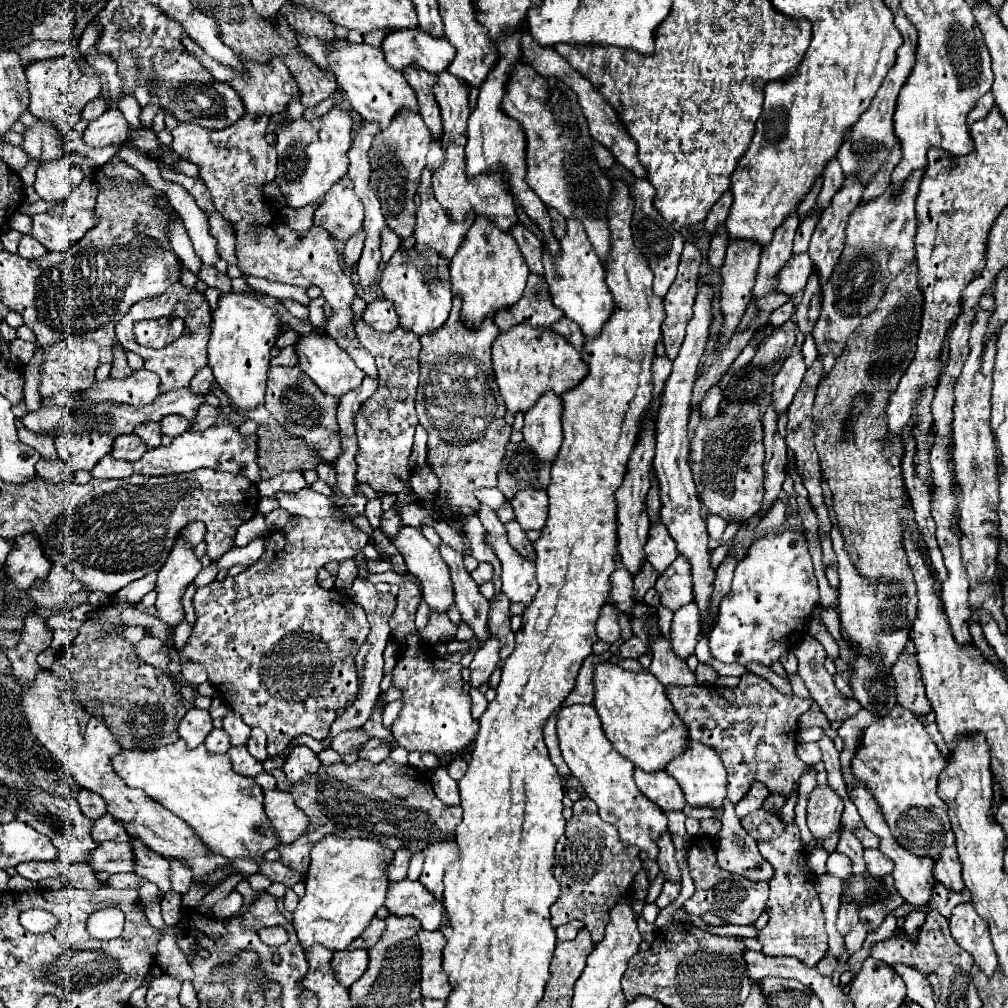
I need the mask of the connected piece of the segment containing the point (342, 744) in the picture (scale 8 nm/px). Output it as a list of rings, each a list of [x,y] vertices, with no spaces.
[[[361,728],[359,732],[341,732],[339,736],[333,738],[331,742],[331,748],[337,752],[337,754],[351,754],[351,752],[357,752],[363,742],[367,742],[371,736]]]

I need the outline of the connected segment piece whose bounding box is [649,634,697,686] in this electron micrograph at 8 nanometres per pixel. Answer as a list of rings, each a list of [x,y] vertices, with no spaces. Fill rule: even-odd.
[[[659,634],[651,636],[651,674],[665,686],[675,684],[675,686],[691,686],[697,684],[695,674],[687,668],[685,660],[679,660],[679,656],[673,654],[673,648],[669,640]]]

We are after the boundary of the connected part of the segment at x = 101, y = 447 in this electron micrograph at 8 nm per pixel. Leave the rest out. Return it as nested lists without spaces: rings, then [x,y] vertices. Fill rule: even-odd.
[[[89,432],[89,434],[63,434],[55,440],[59,458],[71,470],[91,470],[105,454],[111,452],[115,436]]]

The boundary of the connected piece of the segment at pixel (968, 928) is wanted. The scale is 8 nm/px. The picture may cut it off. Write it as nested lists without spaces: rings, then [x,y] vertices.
[[[973,904],[955,906],[949,918],[949,928],[955,942],[975,958],[975,964],[983,968],[987,976],[991,976],[997,968],[997,956],[987,932],[987,922],[975,912]]]

